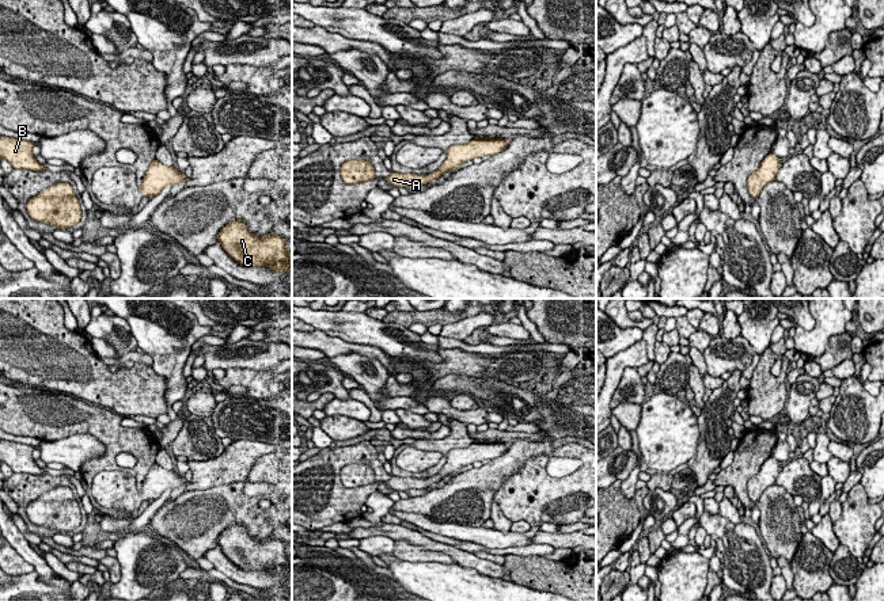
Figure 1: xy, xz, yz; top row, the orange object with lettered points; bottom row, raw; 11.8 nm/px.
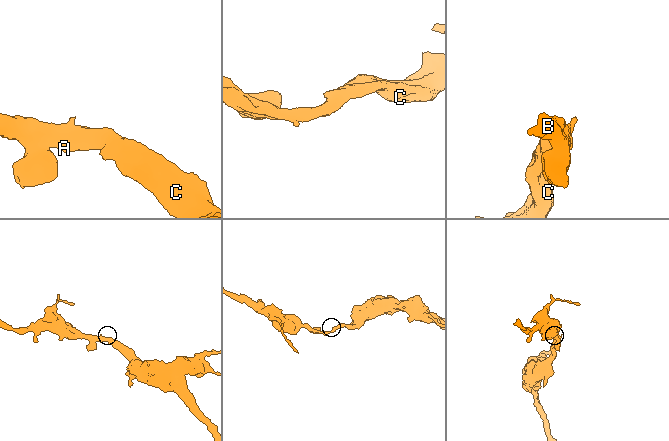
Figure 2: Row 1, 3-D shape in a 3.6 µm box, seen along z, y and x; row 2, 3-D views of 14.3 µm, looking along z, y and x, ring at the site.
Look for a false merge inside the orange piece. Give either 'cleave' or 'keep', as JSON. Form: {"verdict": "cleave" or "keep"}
{"verdict": "keep"}

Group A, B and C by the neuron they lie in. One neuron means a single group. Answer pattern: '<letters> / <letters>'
A B C

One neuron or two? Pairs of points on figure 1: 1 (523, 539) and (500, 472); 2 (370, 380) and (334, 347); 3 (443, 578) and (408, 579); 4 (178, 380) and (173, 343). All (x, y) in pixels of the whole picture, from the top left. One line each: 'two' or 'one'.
1: two
2: two
3: one
4: one

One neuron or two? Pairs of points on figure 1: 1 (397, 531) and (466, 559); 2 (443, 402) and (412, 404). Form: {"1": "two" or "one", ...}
{"1": "one", "2": "two"}

